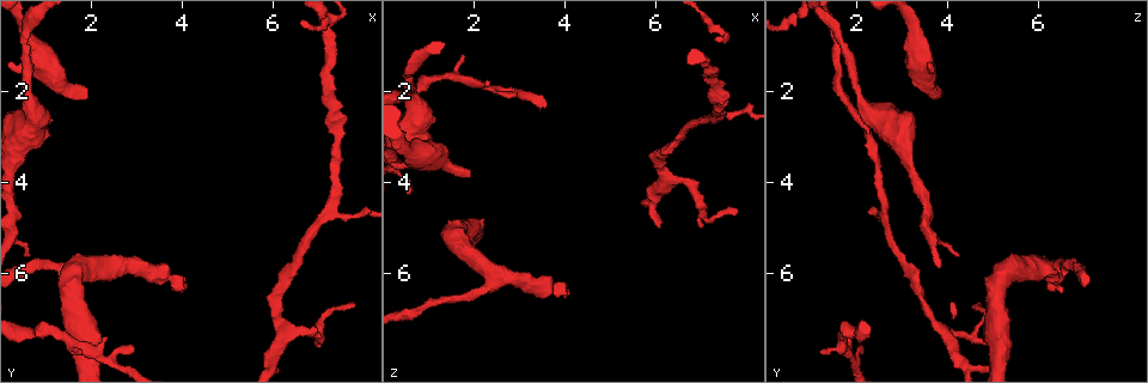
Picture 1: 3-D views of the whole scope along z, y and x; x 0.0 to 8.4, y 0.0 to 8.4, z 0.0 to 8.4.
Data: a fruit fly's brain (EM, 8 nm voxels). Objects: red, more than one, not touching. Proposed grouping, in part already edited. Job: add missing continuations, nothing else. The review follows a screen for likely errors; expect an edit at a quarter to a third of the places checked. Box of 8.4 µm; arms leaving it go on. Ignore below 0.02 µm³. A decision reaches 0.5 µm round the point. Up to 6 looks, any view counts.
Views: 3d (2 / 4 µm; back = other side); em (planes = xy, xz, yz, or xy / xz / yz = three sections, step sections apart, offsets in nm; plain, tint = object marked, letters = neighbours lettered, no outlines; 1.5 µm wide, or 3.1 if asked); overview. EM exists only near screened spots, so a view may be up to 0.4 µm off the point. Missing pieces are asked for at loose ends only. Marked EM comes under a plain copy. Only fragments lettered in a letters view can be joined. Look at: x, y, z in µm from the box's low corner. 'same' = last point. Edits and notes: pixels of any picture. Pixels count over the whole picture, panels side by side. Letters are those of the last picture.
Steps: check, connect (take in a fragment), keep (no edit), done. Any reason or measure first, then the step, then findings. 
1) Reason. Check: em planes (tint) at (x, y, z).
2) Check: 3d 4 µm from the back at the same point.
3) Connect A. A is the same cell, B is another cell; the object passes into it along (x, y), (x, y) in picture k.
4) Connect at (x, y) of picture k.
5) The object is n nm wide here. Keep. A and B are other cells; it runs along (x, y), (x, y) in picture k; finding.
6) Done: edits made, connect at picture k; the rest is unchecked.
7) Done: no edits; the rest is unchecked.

Check: em xz step 4 (tint) at (2.90, 7.70, 2.05).

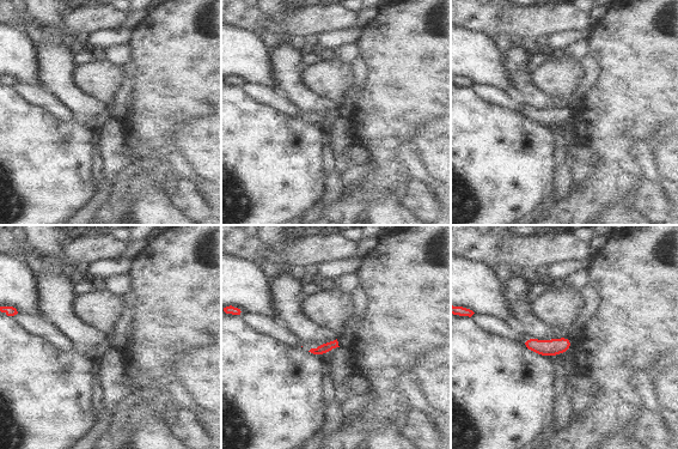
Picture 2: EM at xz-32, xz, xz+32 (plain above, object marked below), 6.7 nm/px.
Check: em planes (letters) at the same point.

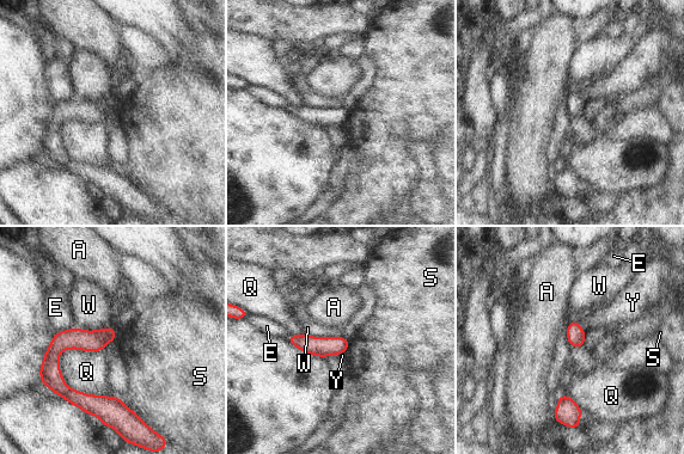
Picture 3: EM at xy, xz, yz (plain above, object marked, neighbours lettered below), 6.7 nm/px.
The longest contact is with Q, 480 nm. Keep. A, E, Q, S, W and Y are other cells; it runs along (57, 336), (56, 381), (105, 412) in picture 3; no lettered fragment goes on from it.

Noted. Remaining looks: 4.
Branch stops here. Check: em xy step 8 (letters) at (1.95, 2.10, 3.75).

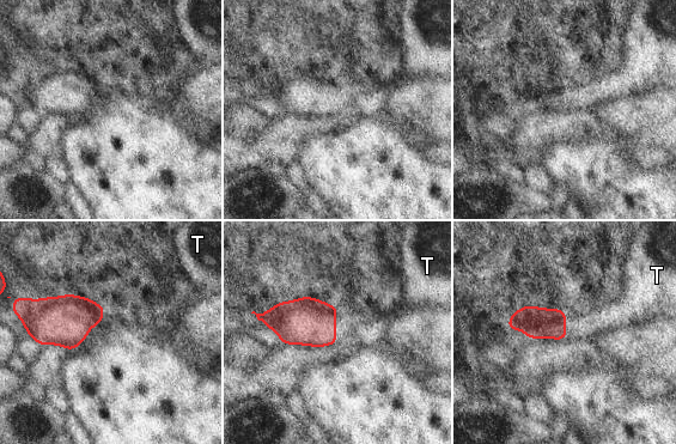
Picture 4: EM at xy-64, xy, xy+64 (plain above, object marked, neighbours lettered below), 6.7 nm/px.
Another direction. Check: em planes (letters) at the same point.

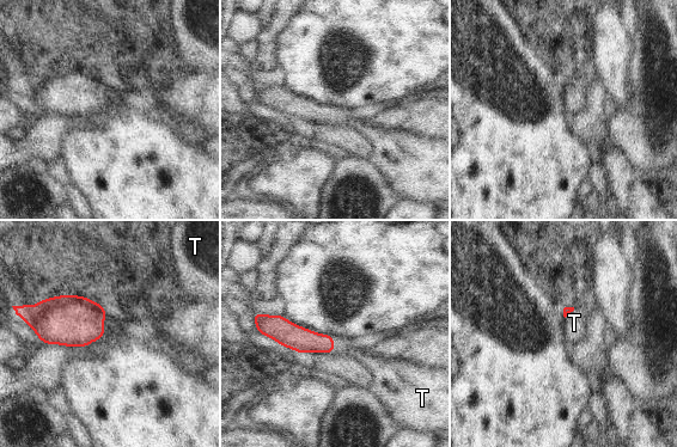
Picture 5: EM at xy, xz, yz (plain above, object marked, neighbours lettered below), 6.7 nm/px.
Connect T. T is the same cell; the cell continues.

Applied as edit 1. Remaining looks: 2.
An open end. Check: 3d 2 µm at (7.80, 6.70, 4.60).

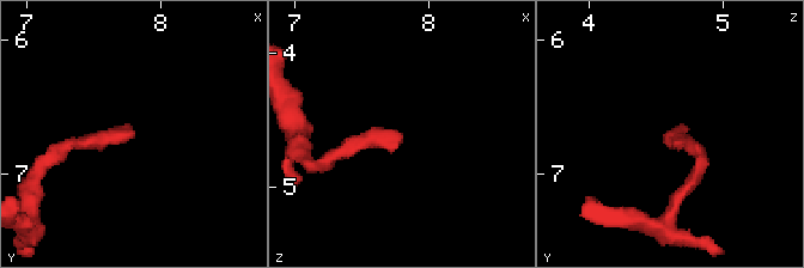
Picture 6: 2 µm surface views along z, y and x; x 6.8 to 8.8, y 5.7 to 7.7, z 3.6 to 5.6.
Need the tissue. Check: em 3.1 µm planes (letters) at (7.78, 6.68, 4.58).

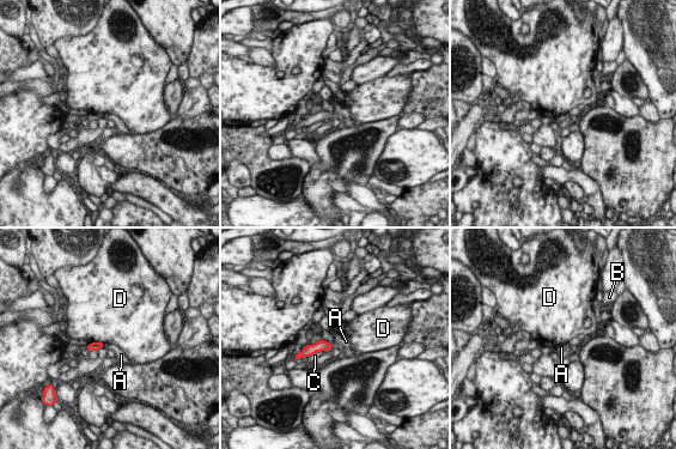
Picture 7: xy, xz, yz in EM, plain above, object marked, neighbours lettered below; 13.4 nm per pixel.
The object is 120 nm wide here. Keep. A, B, C and D are other cells; a border runs along (89, 343), (105, 344) in picture 7; none of them fits.

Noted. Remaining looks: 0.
Done: edits made, connect at picture 5; the rest is unchecked.

